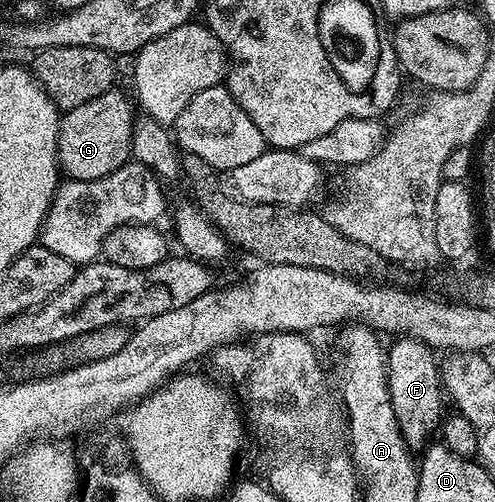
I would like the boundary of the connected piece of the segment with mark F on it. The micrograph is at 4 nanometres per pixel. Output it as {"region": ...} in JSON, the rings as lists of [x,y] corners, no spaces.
{"region":[[[398,336],[386,350],[386,387],[396,412],[396,424],[411,451],[418,452],[431,441],[430,433],[443,421],[444,387],[435,351],[419,338]]]}

